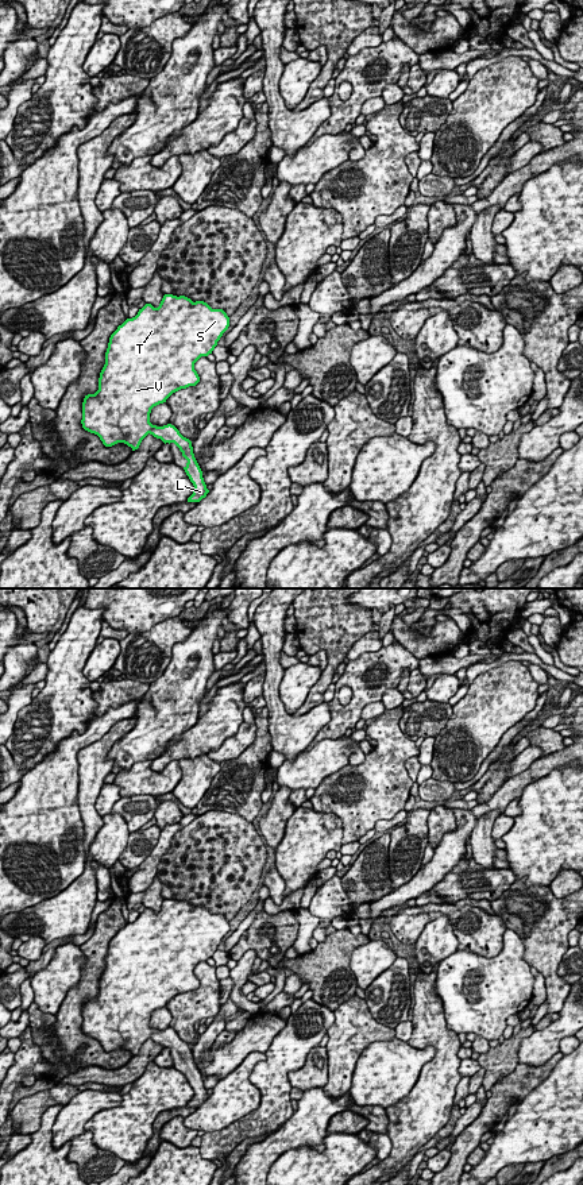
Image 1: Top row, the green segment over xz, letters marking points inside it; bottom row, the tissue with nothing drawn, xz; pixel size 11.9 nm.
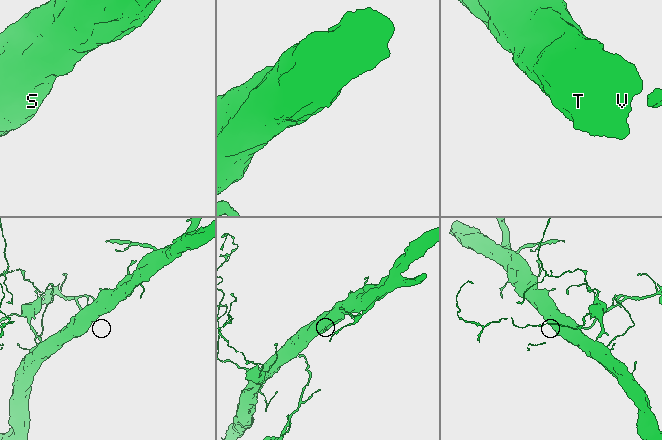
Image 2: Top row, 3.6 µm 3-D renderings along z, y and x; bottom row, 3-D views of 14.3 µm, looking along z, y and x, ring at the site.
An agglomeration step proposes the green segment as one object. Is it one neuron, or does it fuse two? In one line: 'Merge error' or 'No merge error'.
No merge error

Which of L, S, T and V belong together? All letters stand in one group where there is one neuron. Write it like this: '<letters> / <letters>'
L S T V

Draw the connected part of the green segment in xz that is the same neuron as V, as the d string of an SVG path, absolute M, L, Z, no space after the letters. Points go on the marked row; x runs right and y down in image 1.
M165 294L158 308L146 304L135 317L127 319L111 335L99 390L85 395L82 402L82 428L97 435L105 447L124 443L135 451L148 433L165 444L174 443L188 460L184 470L194 486L188 502L200 502L209 493L192 441L171 424L152 425L150 413L173 393L200 382L194 363L212 354L228 327L229 317L223 309L212 309L206 302L193 302L185 296Z

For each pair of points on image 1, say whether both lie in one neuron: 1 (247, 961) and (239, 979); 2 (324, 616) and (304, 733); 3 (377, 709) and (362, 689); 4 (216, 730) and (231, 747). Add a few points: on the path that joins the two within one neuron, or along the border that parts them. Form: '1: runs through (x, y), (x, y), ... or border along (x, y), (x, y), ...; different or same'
1: runs through (244, 965), (239, 975); same
2: border along (323, 701), (296, 717), (290, 714); different
3: border along (381, 699), (367, 703), (362, 709), (361, 718); different
4: border along (243, 721), (235, 733), (208, 755); different

